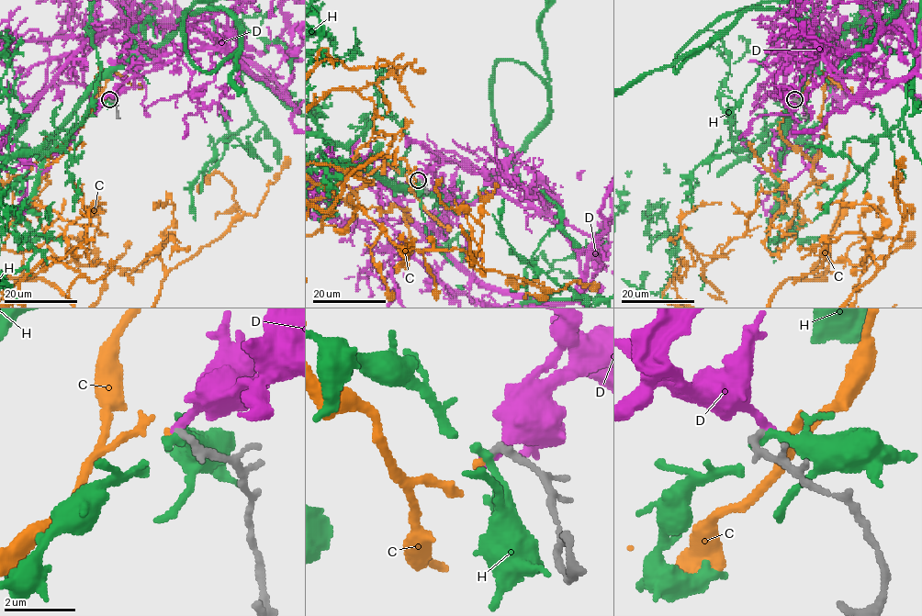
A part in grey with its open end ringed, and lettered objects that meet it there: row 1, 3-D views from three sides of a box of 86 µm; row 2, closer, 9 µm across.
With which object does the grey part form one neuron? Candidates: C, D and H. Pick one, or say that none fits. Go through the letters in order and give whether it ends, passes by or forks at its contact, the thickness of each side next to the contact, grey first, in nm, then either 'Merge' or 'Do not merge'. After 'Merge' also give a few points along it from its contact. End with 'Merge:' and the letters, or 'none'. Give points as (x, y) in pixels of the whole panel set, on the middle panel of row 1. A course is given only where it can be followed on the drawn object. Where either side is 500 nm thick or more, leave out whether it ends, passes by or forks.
C: It ends there. Thickness 240 nm (grey) against 130 nm. Merge
D: It ends there. Thickness 240 nm (grey) against 280 nm. Do not merge
H: It passes by. Thickness 240 nm (grey) against 240 nm. Do not merge
Merge: C

